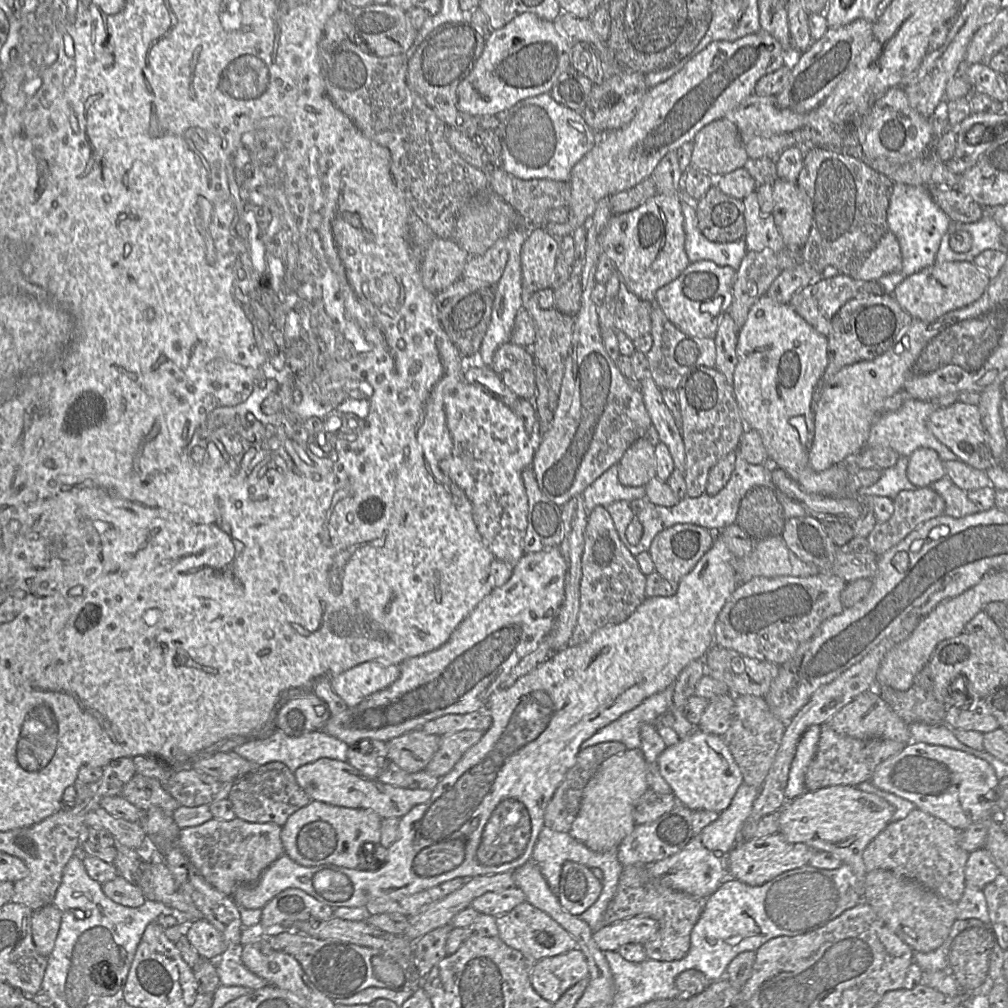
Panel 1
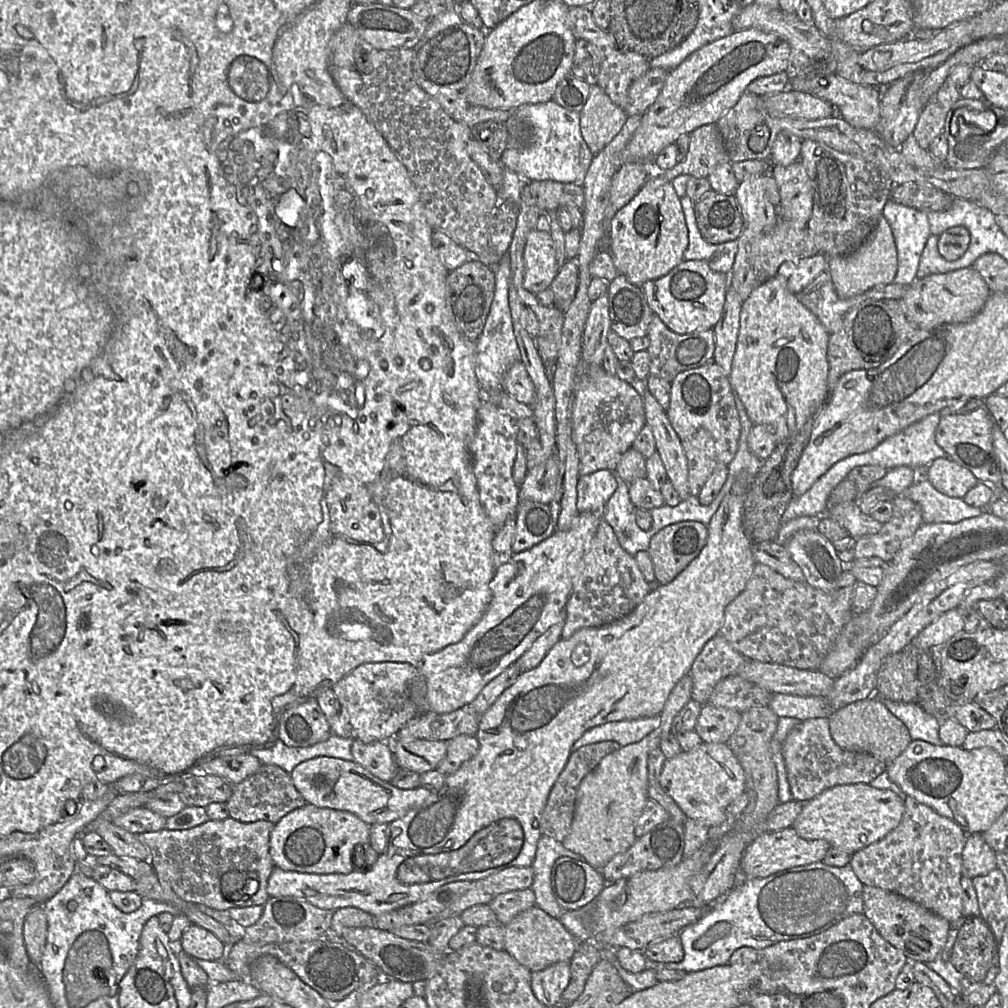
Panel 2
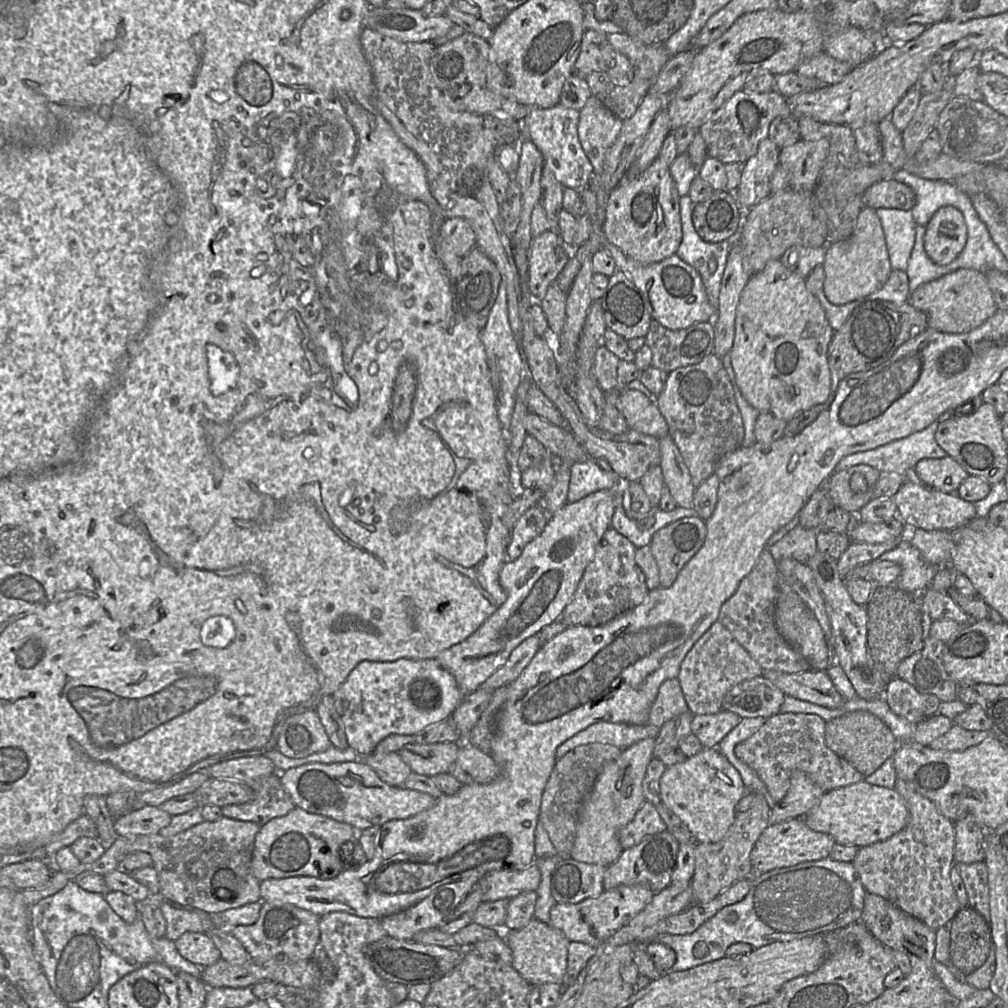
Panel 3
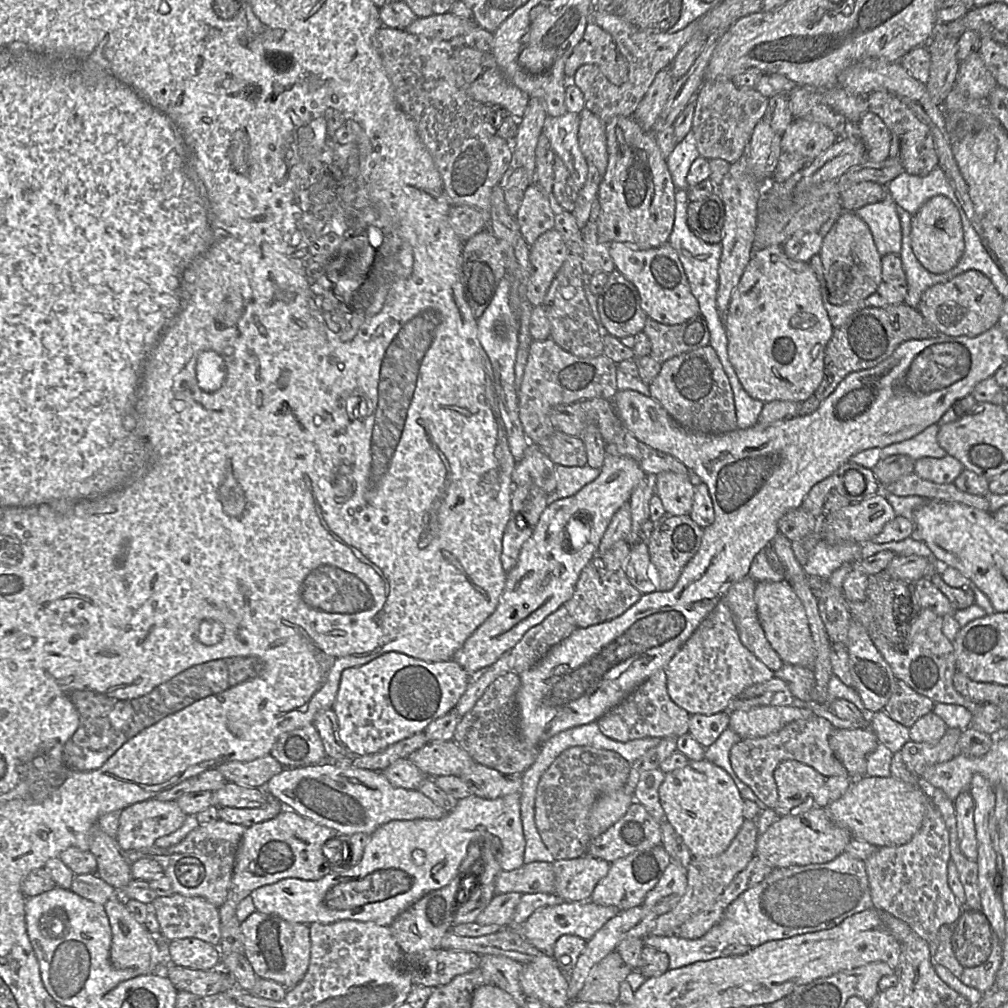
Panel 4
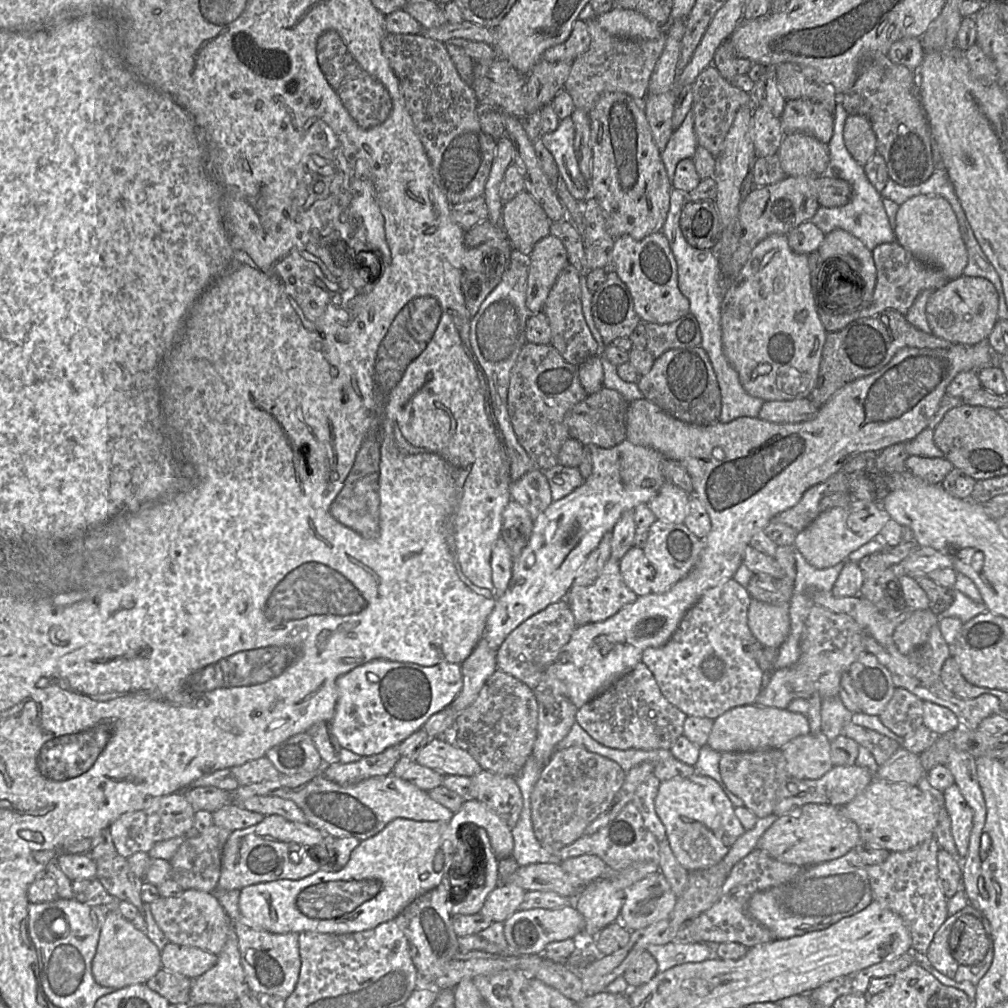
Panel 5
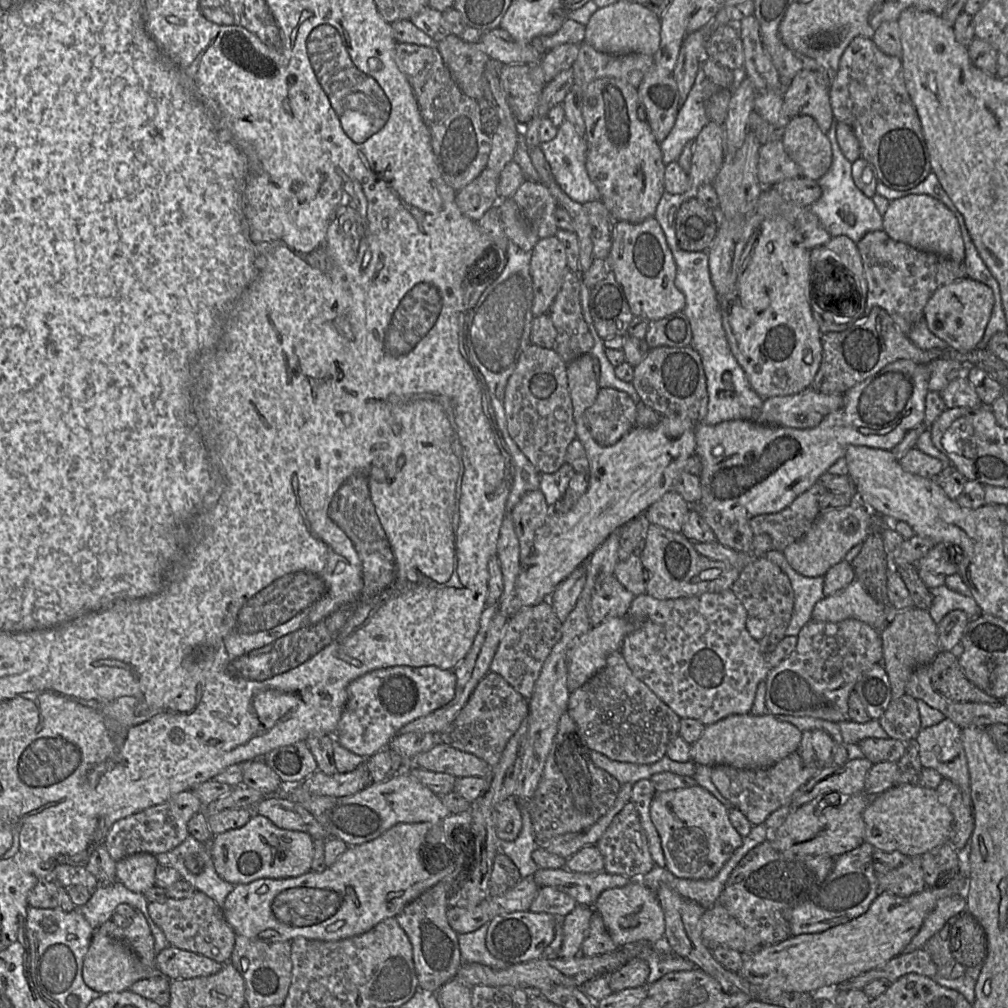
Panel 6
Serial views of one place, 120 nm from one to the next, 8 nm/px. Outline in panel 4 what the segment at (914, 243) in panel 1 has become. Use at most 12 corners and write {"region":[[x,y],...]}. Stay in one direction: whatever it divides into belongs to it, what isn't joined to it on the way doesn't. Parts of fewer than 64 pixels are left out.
{"region":[[888,195],[853,212],[869,227],[878,253],[900,254],[901,225]]}

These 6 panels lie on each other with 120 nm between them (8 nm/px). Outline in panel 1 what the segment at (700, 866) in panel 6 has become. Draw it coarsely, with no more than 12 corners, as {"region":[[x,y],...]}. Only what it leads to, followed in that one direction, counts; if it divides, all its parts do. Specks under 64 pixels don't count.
{"region":[[723,737],[666,747],[660,774],[692,811],[722,813],[743,783]]}

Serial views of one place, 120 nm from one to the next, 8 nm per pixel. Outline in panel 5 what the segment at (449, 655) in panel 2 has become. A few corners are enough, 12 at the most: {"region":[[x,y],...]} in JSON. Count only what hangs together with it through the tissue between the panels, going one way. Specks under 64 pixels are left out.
{"region":[[594,444],[592,474],[537,517],[482,637],[495,650],[566,599],[665,457]]}

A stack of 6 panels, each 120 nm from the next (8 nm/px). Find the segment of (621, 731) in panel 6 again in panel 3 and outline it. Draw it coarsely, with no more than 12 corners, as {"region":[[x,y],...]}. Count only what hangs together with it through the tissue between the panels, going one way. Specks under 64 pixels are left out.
{"region":[[678,680],[659,687],[647,724],[688,711]]}

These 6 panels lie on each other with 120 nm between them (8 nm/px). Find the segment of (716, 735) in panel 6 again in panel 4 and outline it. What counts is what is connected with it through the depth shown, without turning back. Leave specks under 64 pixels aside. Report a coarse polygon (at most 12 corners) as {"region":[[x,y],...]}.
{"region":[[761,706],[729,712],[728,728],[741,739],[764,737],[810,709]]}

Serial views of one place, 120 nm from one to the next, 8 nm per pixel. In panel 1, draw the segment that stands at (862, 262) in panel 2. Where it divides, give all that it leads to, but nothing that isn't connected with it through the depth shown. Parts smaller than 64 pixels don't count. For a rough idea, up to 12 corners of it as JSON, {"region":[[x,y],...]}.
{"region":[[889,230],[853,278],[877,281],[899,272],[902,254]]}

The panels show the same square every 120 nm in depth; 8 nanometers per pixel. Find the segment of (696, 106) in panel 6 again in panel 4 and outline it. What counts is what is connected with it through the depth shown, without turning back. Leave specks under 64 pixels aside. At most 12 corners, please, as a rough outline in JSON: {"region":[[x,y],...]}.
{"region":[[693,130],[666,158],[676,189],[688,189],[687,174],[699,156]]}

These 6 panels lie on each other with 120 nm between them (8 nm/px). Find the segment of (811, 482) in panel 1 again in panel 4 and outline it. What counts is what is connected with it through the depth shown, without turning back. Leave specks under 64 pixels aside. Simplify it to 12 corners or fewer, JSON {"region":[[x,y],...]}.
{"region":[[754,251],[728,357],[754,399],[802,403],[834,328],[809,262]]}

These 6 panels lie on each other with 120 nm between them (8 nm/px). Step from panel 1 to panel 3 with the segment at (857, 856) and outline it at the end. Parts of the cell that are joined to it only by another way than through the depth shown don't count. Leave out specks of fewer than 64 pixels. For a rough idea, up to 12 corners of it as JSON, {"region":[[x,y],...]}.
{"region":[[862,780],[824,793],[803,820],[860,848],[906,826],[894,788]]}

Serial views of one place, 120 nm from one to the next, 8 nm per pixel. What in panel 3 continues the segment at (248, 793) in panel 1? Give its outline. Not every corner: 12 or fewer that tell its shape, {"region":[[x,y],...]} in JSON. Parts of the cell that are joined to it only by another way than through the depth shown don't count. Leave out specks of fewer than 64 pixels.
{"region":[[275,772],[245,784],[253,798],[224,817],[263,826],[296,807]]}

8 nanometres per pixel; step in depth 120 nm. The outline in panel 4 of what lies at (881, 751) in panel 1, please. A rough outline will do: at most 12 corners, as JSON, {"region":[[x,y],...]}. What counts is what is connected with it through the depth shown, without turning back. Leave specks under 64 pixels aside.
{"region":[[813,715],[741,739],[731,766],[764,806],[778,801],[774,771],[798,761],[826,777],[850,775]]}

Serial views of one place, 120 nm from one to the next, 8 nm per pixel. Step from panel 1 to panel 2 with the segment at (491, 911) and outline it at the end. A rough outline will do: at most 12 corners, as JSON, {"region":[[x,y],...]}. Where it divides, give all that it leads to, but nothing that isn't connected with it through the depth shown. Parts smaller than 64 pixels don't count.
{"region":[[531,888],[502,893],[488,905],[501,926],[535,905]]}

